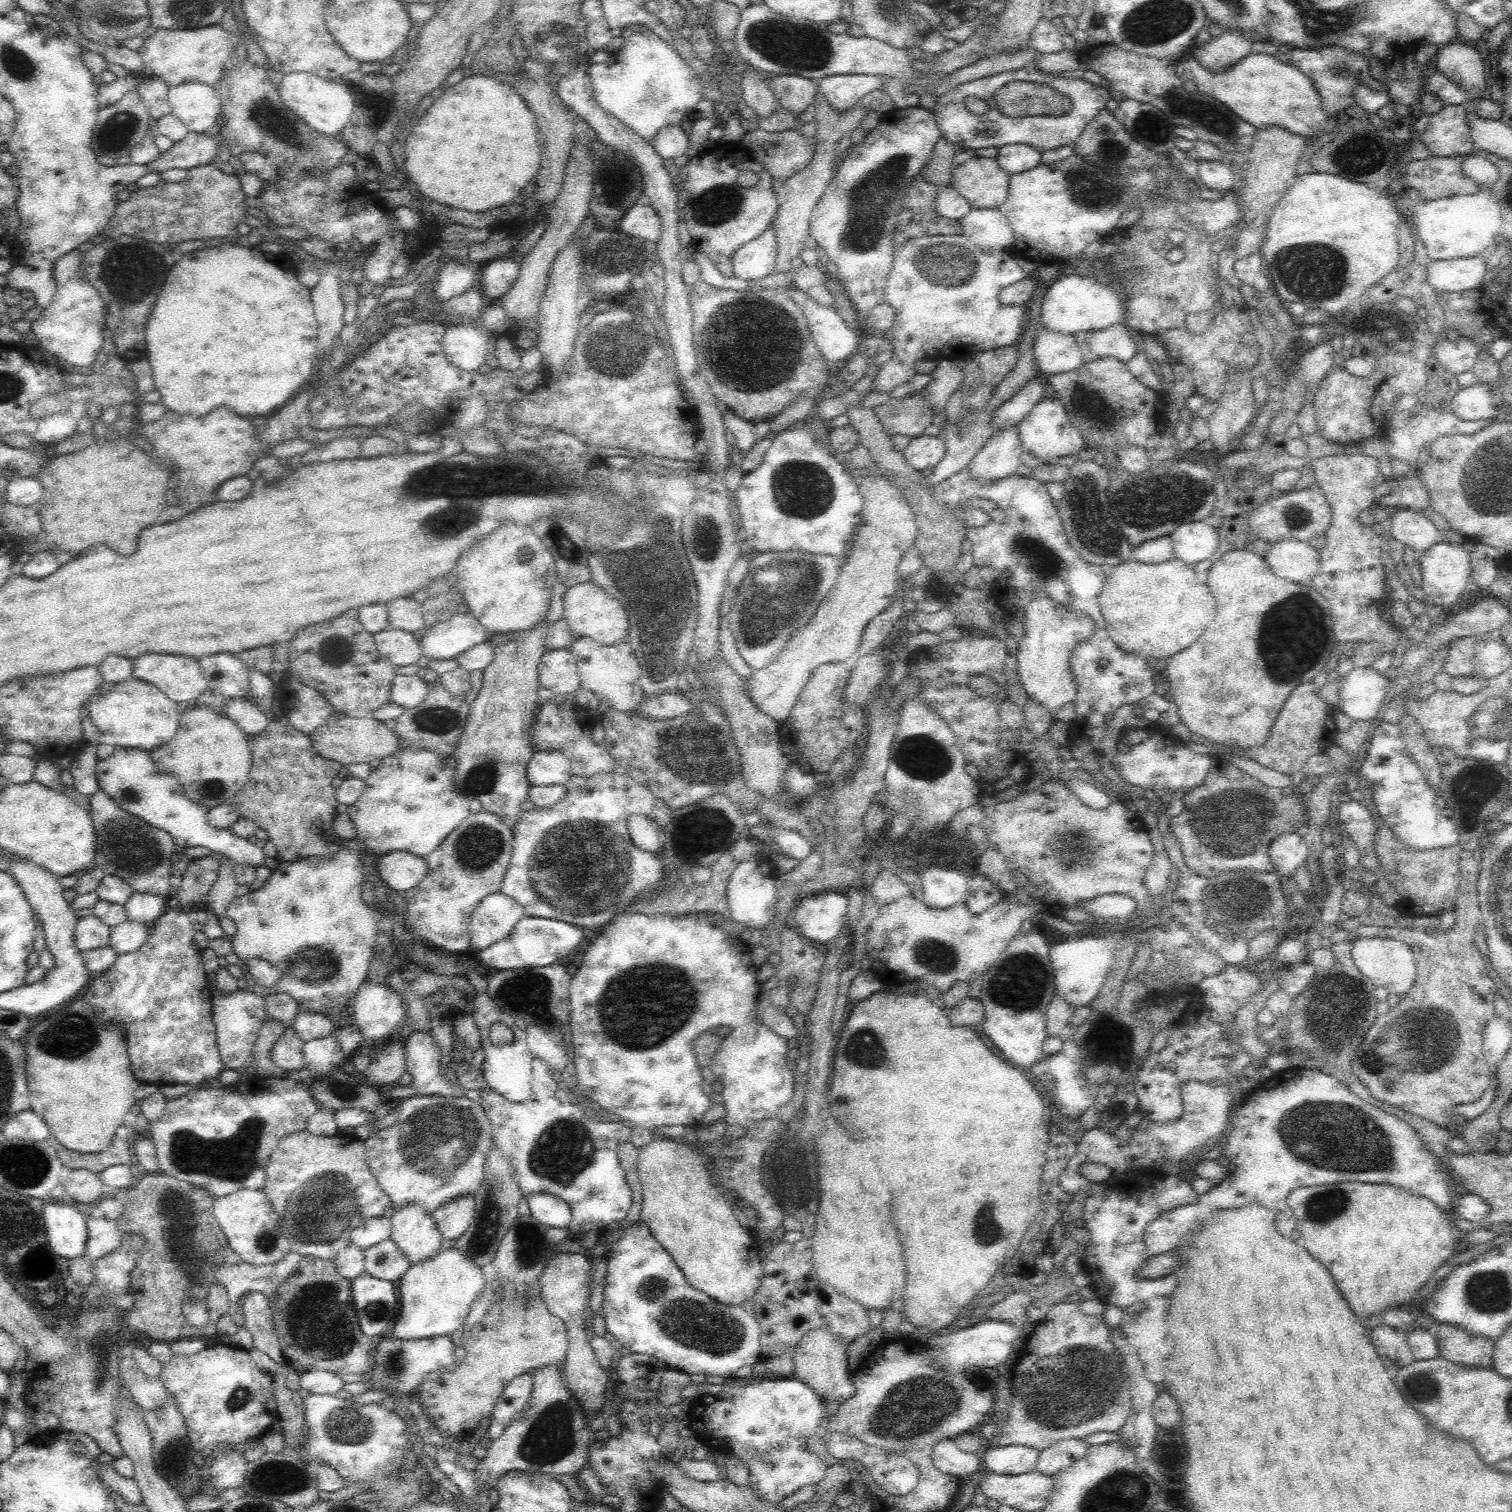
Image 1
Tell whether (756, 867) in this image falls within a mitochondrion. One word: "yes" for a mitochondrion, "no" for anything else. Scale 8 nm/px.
no

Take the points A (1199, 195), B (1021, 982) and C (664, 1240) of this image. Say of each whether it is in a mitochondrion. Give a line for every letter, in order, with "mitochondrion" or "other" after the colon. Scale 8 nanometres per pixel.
A: other
B: mitochondrion
C: other

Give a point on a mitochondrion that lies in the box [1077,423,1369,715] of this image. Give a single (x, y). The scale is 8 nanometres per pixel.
(1279, 650)

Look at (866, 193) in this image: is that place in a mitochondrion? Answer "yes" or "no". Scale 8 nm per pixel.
yes

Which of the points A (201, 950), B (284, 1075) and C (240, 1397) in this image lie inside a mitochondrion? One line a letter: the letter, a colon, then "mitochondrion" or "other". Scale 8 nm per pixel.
A: other
B: other
C: mitochondrion

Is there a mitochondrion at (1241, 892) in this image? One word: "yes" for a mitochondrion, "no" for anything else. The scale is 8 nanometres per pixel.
yes

